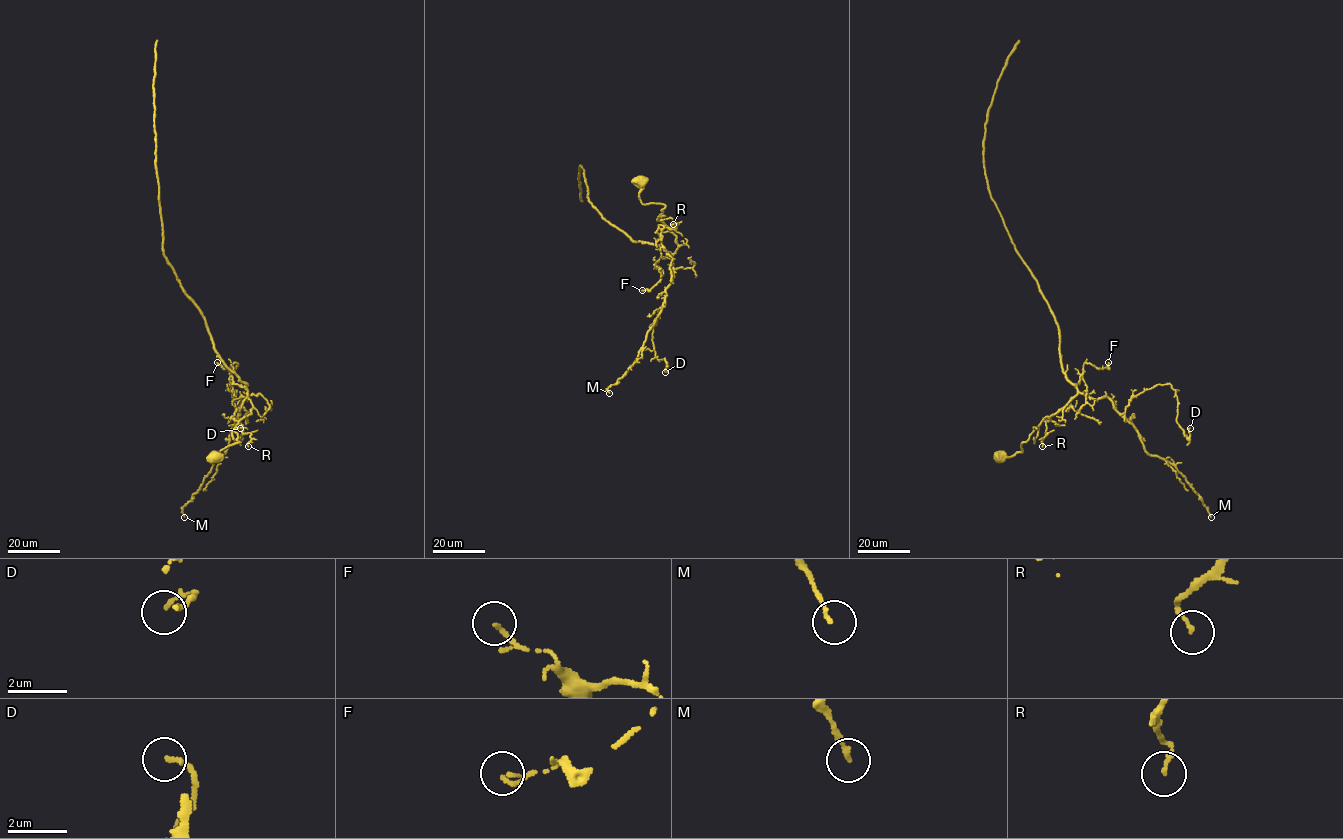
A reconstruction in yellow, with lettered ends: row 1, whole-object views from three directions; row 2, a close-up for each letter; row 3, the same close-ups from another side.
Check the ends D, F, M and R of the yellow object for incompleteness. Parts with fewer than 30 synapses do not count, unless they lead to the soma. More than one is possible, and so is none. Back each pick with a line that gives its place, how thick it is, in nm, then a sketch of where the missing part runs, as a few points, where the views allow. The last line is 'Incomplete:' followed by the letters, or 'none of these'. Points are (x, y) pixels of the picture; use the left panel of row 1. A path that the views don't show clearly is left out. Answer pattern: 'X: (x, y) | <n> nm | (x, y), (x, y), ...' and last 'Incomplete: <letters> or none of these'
Incomplete: none of these

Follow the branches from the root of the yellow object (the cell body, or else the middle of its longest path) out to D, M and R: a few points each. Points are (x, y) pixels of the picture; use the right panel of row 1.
D: (998, 456), (1021, 452), (1079, 393), (1123, 414), (1169, 384), (1188, 439), (1190, 428)
M: (998, 456), (1021, 452), (1040, 422), (1079, 393), (1107, 397), (1144, 449), (1174, 466), (1211, 517)
R: (998, 456), (1021, 452), (1021, 444), (1040, 422), (1071, 397), (1068, 408), (1043, 420), (1047, 433), (1042, 446)

